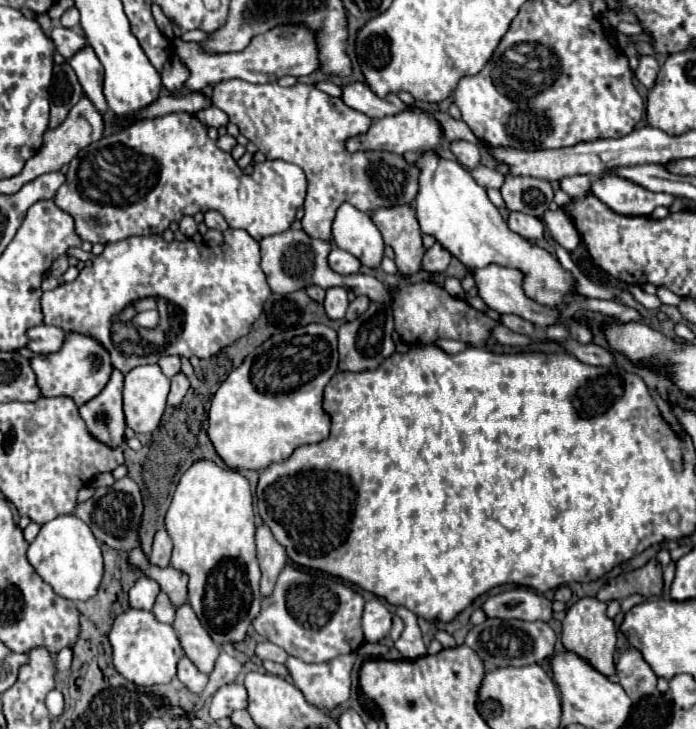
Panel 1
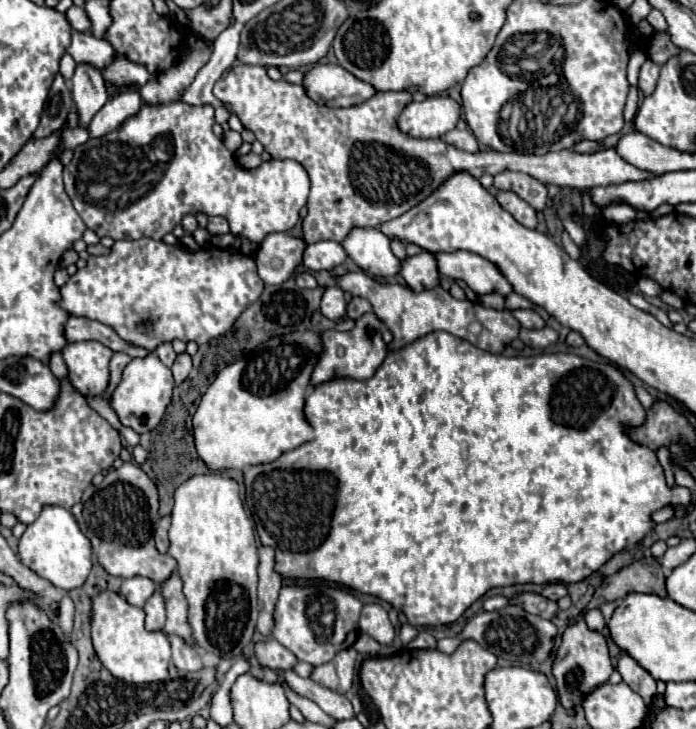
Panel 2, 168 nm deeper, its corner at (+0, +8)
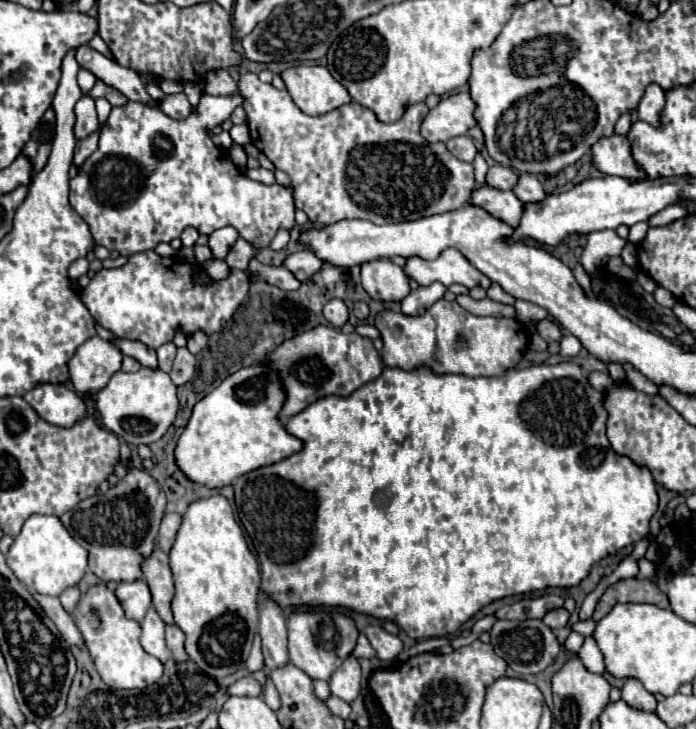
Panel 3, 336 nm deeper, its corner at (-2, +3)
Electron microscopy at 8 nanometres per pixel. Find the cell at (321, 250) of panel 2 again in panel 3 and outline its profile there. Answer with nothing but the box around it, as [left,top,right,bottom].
[281,250,323,282]

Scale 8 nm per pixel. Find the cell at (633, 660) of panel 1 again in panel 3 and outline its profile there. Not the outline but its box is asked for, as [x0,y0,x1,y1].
[621,678,657,712]

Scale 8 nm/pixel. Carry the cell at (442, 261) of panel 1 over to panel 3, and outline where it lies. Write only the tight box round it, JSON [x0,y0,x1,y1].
[401,282,447,316]

